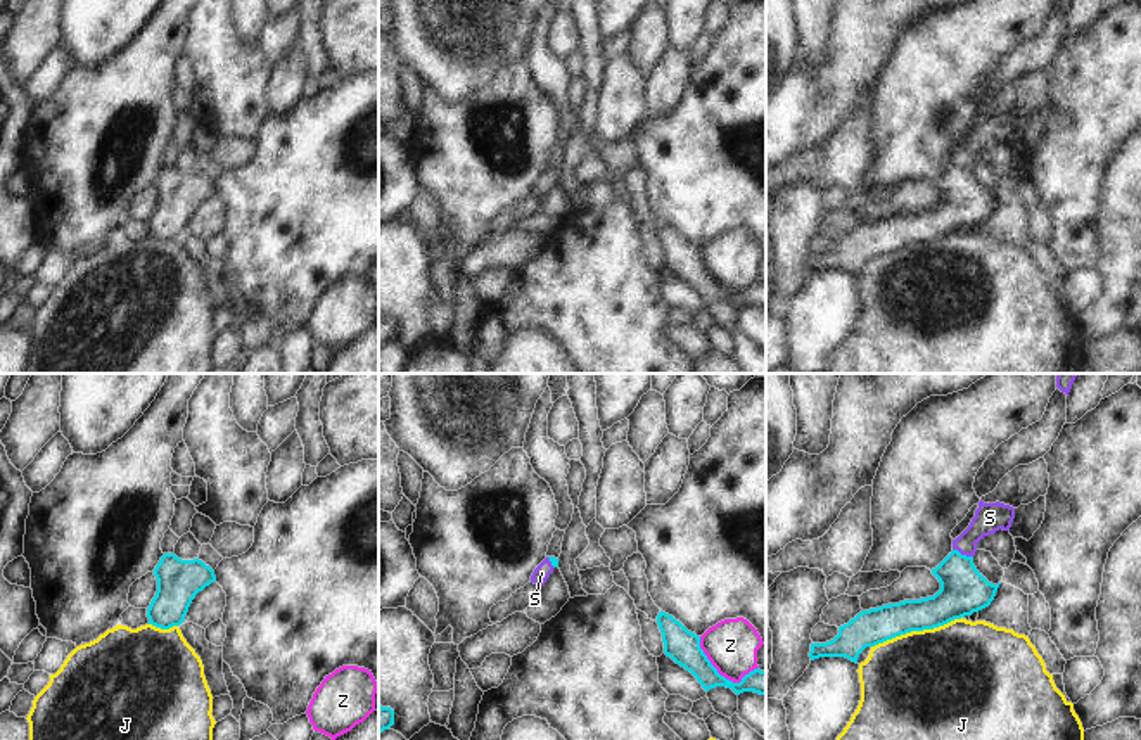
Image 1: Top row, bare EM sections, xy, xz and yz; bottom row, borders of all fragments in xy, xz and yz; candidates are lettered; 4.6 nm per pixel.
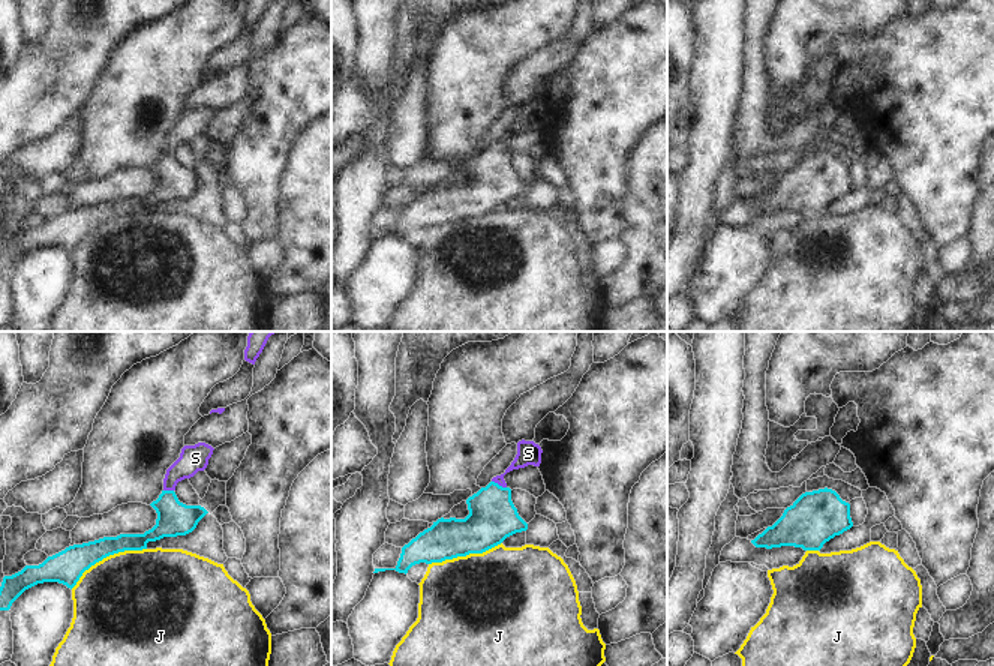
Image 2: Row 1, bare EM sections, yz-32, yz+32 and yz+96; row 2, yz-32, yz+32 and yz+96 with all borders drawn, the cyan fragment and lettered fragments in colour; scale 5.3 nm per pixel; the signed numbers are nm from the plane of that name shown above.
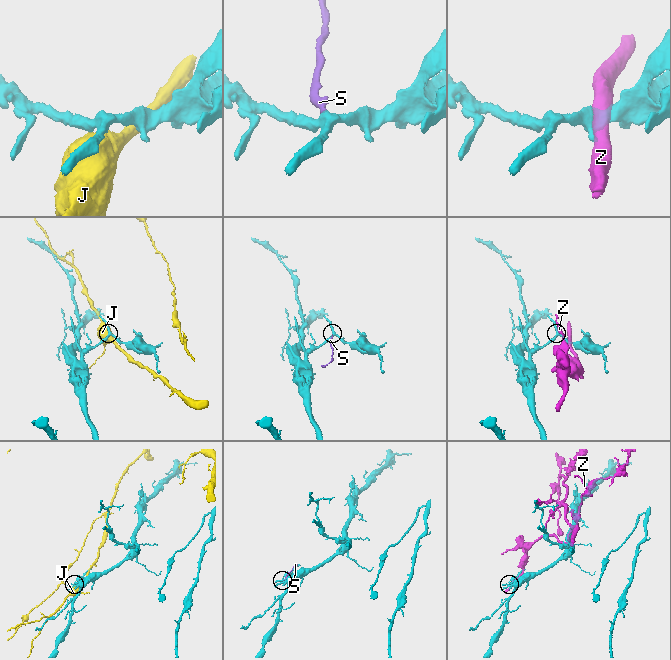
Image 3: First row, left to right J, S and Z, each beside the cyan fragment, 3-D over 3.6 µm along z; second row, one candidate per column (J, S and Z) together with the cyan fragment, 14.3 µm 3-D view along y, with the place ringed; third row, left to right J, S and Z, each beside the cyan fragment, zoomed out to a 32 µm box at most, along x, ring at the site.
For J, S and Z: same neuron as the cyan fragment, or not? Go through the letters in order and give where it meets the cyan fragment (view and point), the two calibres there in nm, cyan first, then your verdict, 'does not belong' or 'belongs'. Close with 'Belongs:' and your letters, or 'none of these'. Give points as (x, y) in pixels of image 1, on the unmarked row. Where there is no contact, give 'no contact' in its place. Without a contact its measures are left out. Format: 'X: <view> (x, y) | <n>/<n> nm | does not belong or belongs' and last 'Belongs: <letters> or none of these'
J: yz (917, 242) | 190/500 nm | does not belong
S: yz (963, 168) | 220/140 nm | belongs
Z: xz (720, 287) | 160/240 nm | does not belong
Belongs: S

